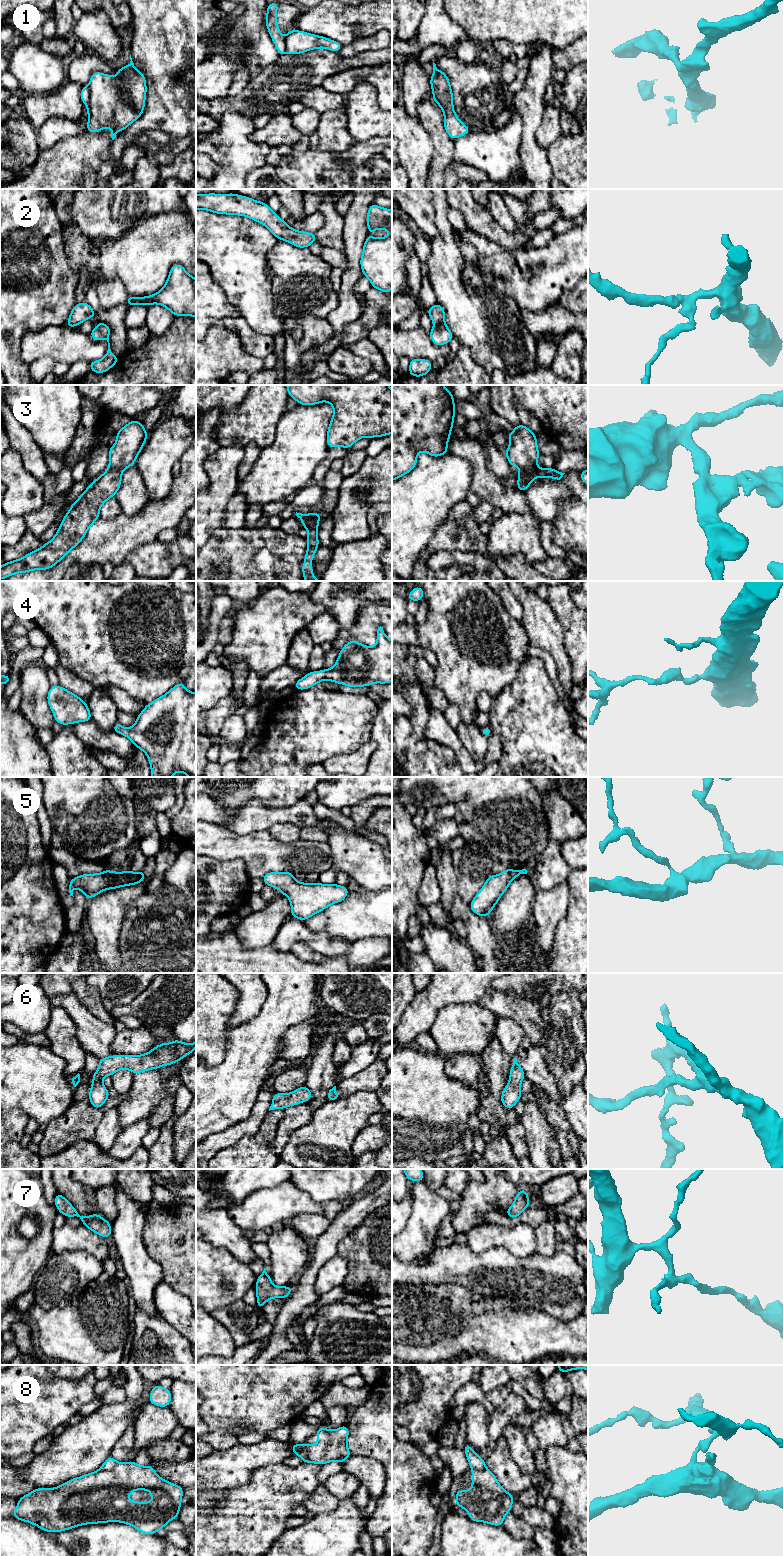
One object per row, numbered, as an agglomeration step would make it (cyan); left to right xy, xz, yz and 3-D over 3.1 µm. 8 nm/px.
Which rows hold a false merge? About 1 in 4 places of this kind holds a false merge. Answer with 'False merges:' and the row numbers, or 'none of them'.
False merges: 1, 3, 8

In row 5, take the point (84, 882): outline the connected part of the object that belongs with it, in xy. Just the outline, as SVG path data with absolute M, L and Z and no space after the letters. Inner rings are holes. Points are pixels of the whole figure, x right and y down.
M106 869L103 873L87 873L73 878L69 881L69 893L73 896L73 890L78 888L89 900L104 890L135 885L144 880L144 869L137 873L133 873L130 869L125 872L112 872Z

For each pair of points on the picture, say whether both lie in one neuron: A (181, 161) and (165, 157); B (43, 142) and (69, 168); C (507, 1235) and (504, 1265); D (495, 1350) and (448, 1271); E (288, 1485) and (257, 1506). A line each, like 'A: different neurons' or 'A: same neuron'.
A: different neurons
B: different neurons
C: different neurons
D: different neurons
E: same neuron

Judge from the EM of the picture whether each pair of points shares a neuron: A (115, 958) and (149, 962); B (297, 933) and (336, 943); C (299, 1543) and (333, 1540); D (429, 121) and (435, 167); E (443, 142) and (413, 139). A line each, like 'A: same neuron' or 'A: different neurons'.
A: different neurons
B: same neuron
C: same neuron
D: same neuron
E: different neurons

